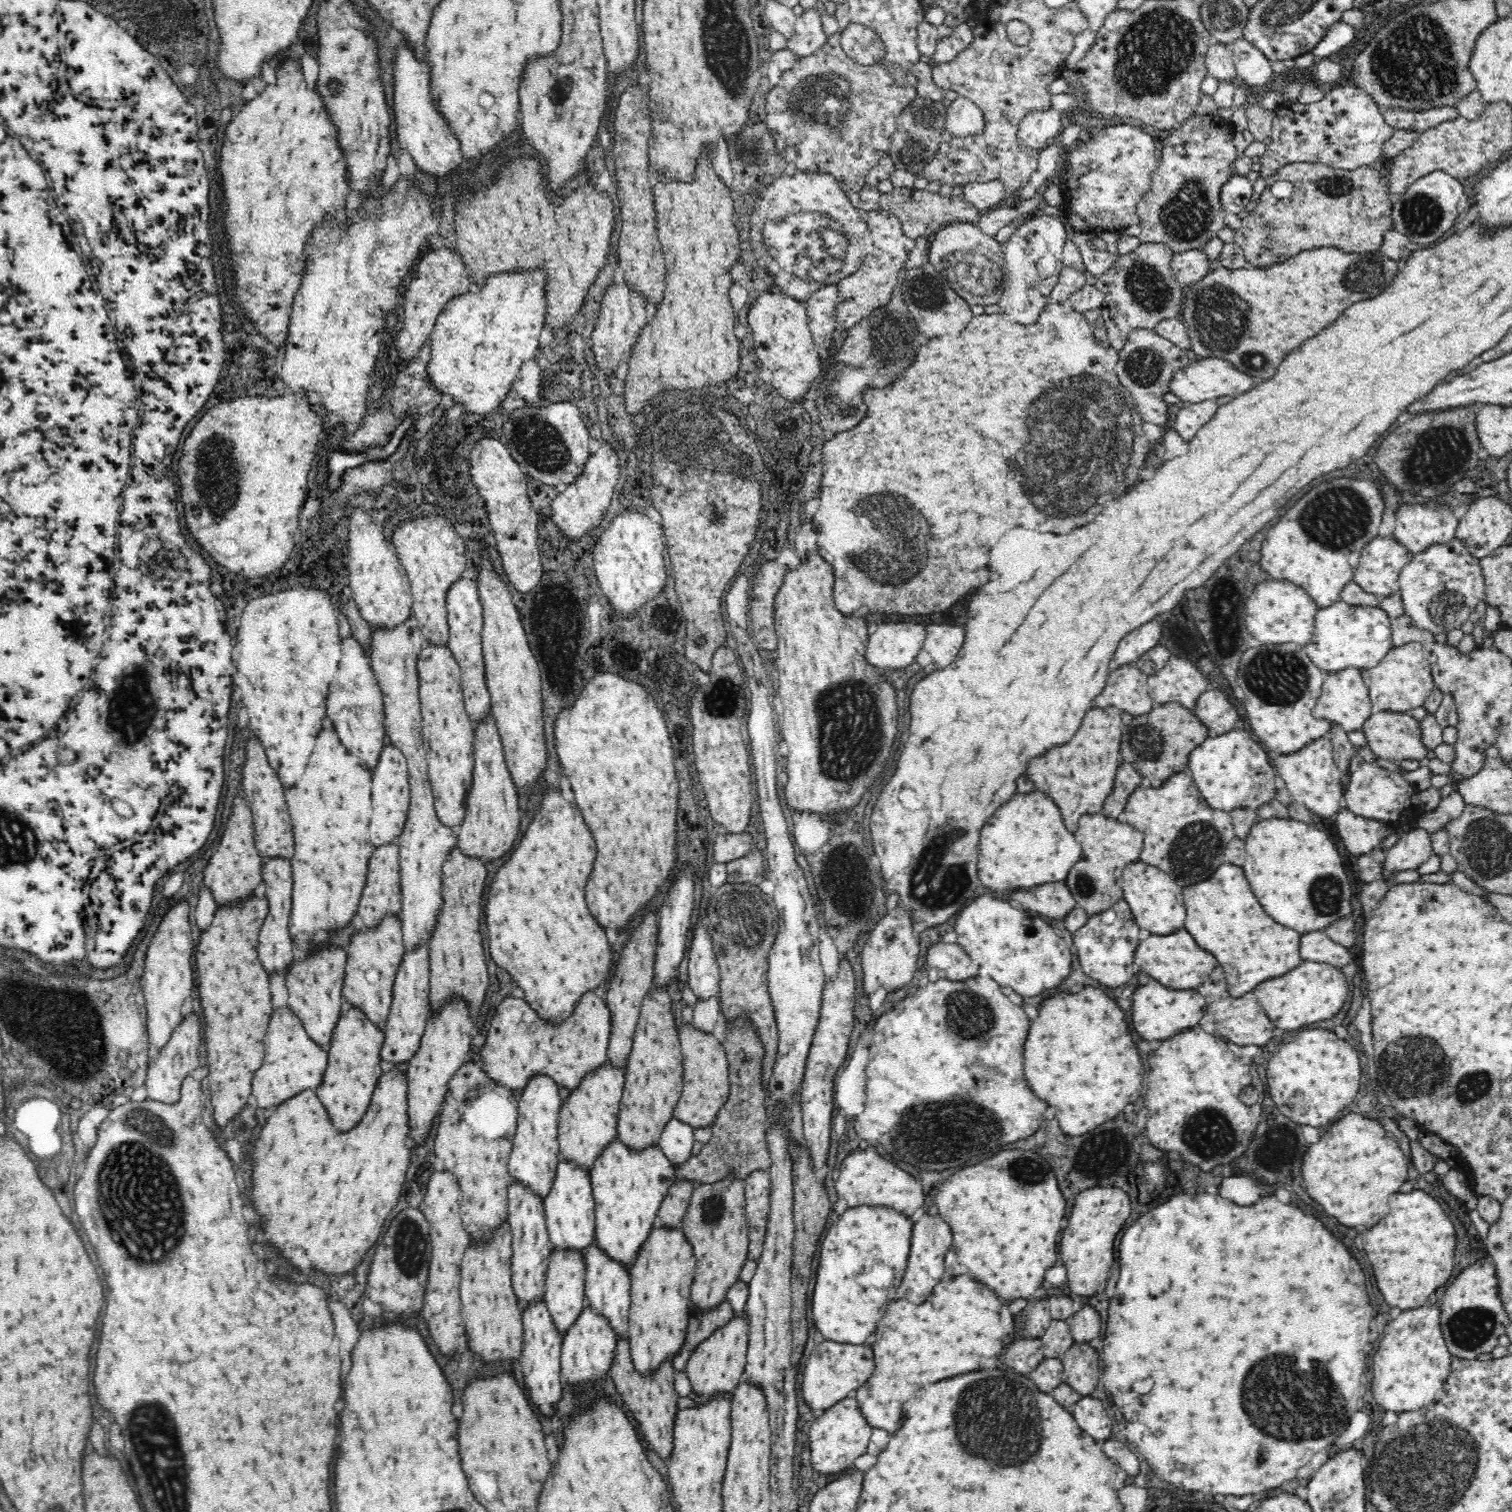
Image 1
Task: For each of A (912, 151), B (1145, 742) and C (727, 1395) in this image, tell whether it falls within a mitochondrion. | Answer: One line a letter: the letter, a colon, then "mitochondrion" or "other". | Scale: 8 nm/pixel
A: mitochondrion
B: mitochondrion
C: other

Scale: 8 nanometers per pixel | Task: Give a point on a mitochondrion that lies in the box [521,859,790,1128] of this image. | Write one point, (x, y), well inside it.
(743, 920)

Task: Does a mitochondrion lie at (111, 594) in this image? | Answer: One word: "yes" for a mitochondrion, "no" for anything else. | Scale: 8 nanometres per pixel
no

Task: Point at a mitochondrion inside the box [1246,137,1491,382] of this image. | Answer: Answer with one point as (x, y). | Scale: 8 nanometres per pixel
(1422, 215)

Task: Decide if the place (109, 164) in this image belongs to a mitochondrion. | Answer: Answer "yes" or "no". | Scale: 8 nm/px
no

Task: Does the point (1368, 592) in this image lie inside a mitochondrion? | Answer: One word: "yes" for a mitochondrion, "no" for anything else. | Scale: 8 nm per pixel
no

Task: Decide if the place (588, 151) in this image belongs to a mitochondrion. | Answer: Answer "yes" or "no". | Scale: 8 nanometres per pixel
no

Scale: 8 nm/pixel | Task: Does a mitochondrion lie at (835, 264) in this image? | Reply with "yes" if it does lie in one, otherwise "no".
yes

